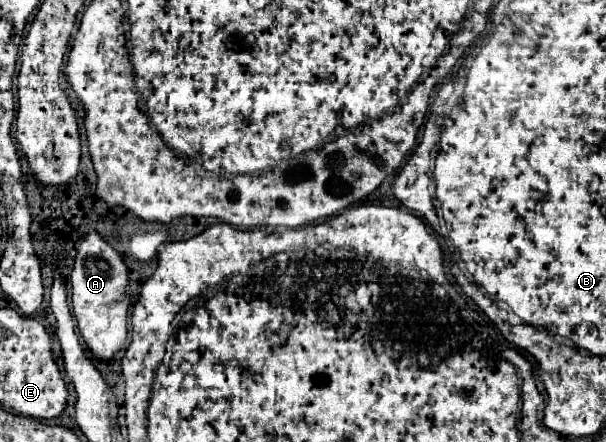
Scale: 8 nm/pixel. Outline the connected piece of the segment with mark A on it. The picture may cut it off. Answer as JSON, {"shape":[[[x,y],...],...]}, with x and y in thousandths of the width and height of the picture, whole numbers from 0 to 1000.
{"shape":[[[149,525],[132,548],[116,638],[119,638],[119,701],[145,792],[162,814],[182,814],[201,787],[211,760],[215,670],[208,652],[211,606],[205,588],[158,525]]]}

